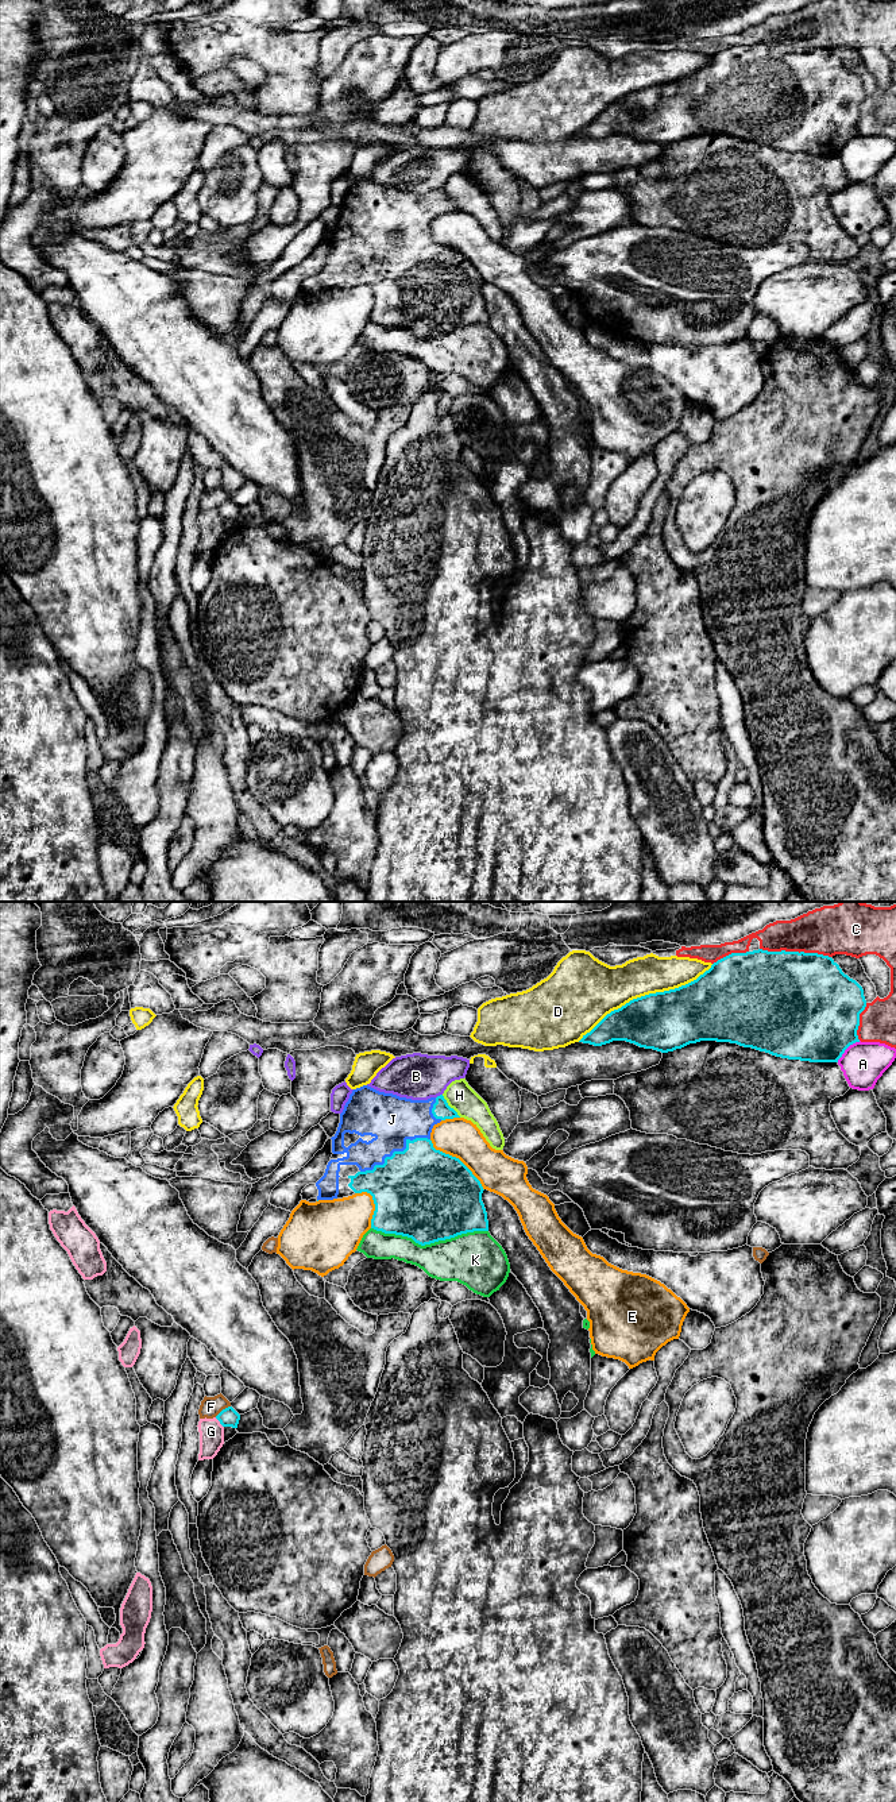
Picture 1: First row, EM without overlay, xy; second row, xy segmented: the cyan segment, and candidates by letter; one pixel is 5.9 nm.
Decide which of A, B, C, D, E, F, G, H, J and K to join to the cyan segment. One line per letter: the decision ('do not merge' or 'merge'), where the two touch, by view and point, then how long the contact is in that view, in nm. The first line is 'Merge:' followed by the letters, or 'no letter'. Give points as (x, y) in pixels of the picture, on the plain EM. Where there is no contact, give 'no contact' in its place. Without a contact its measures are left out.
Merge: J
A: do not merge | xy (846, 141) | 190 nm
B: do not merge | xy (440, 188) | 50 nm
C: do not merge | xy (795, 45) | 420 nm
D: do not merge | xy (645, 88) | 900 nm
E: do not merge | xy (458, 251) | 440 nm
F: do not merge | xy (223, 502) | 120 nm
G: do not merge | xy (220, 516) | 80 nm
H: do not merge | xy (448, 199) | 180 nm
J: merge | xy (396, 244) | 460 nm
K: do not merge | xy (429, 336) | 700 nm

